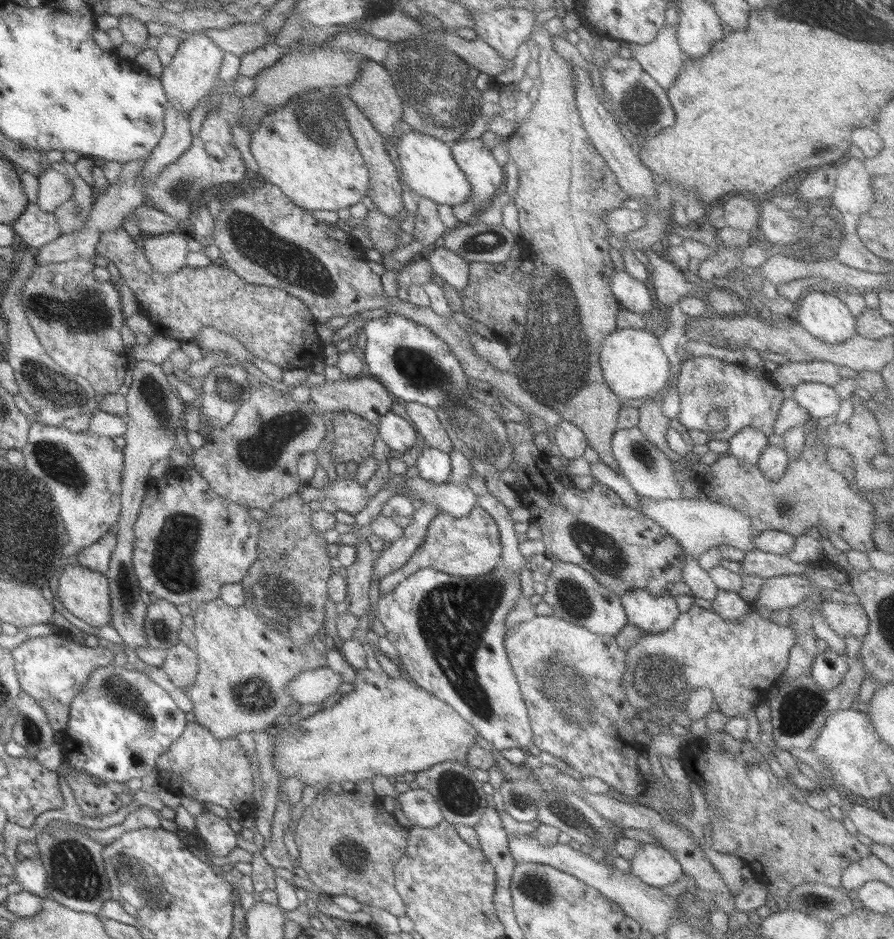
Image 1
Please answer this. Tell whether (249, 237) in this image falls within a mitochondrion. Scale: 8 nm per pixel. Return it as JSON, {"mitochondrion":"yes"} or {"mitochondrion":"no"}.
{"mitochondrion":"yes"}

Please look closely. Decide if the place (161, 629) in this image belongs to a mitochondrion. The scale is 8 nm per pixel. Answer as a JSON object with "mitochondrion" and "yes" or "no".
{"mitochondrion":"yes"}

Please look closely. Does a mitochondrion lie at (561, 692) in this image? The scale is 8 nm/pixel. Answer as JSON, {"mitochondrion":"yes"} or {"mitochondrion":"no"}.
{"mitochondrion":"yes"}

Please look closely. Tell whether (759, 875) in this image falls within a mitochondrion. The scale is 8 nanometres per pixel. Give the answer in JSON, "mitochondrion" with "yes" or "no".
{"mitochondrion":"no"}

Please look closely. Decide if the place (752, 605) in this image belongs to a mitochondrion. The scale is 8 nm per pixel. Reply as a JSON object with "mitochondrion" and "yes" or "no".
{"mitochondrion":"no"}

